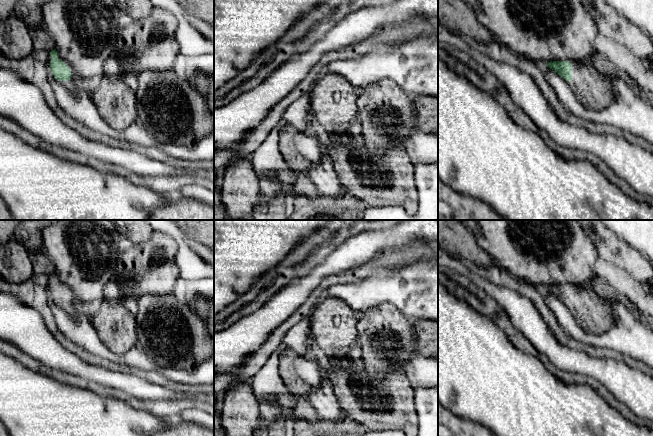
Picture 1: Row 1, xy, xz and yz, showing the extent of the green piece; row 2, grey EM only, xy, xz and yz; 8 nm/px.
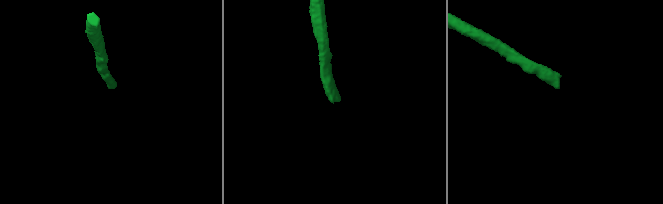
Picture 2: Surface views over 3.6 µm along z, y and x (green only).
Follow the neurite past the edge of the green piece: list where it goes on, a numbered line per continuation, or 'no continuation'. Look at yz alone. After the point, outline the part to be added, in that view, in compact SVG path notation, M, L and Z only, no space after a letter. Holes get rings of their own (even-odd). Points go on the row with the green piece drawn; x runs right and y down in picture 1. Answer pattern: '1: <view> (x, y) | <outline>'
1: yz (593, 88) | M591 64L584 67L585 74L570 81L575 96L595 108L602 109L614 99L611 80L601 75Z

